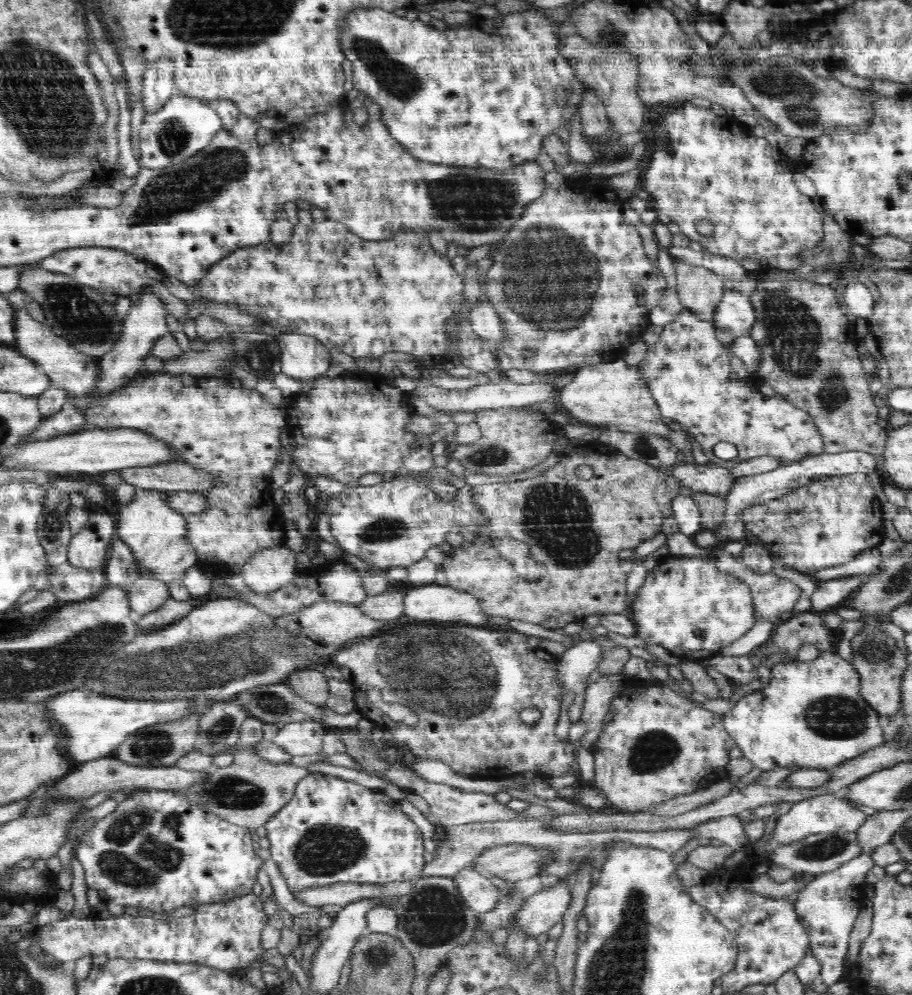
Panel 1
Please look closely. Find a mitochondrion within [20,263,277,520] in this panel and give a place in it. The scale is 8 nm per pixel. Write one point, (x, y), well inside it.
(74, 310)

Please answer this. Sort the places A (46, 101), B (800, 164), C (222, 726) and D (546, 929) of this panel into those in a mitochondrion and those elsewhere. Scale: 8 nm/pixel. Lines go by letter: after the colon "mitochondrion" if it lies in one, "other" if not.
A: mitochondrion
B: other
C: mitochondrion
D: other

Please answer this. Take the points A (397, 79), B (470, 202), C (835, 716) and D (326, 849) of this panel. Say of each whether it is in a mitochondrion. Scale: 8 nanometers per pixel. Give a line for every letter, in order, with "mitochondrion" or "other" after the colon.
A: mitochondrion
B: mitochondrion
C: mitochondrion
D: mitochondrion

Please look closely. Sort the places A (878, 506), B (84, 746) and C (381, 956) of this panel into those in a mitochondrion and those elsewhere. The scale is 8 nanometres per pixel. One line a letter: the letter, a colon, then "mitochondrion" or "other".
A: other
B: other
C: mitochondrion

